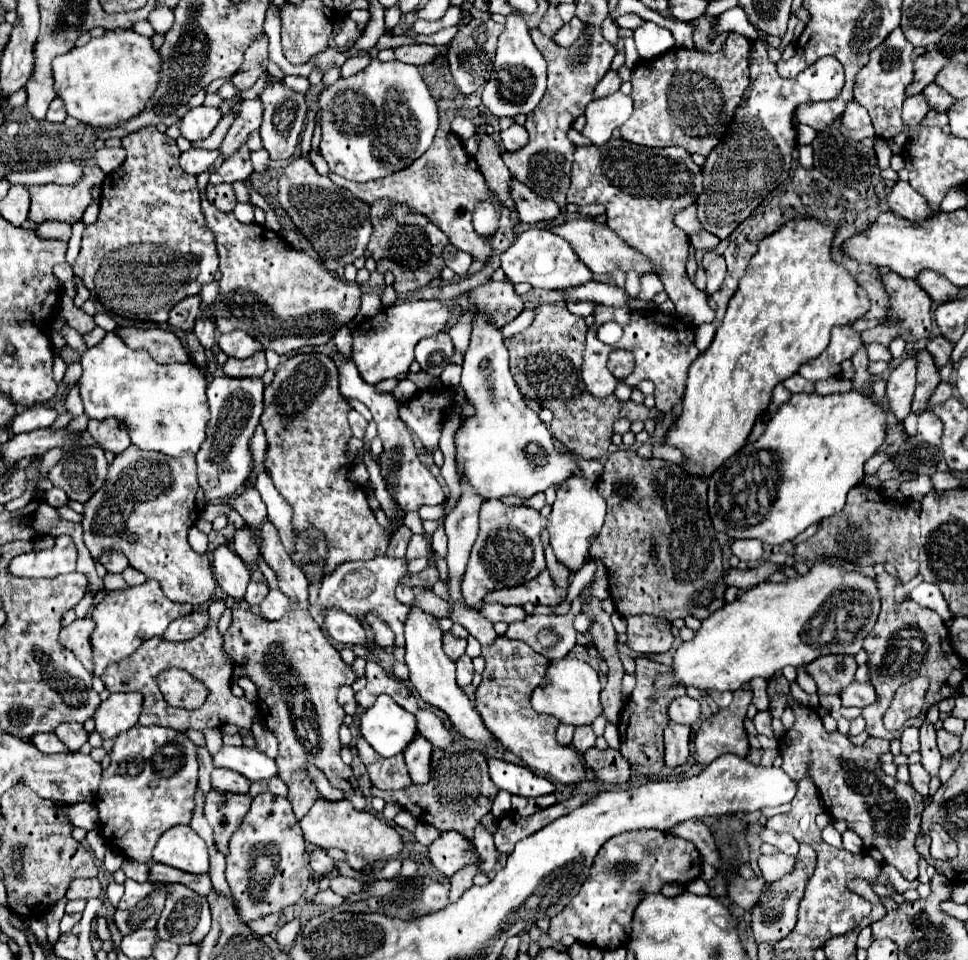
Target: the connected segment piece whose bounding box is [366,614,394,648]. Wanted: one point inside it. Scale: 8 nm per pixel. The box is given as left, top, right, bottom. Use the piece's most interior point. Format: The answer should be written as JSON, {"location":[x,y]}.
{"location":[383,637]}

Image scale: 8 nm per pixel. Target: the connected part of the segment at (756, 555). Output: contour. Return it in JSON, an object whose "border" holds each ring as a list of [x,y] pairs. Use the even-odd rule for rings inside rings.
{"border":[[[732,540],[730,550],[742,562],[758,562],[762,558],[762,542],[760,540]]]}

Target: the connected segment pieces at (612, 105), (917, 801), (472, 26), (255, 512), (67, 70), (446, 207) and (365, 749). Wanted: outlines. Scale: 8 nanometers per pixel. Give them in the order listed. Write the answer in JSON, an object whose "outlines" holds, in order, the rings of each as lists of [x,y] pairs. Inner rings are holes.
{"outlines":[[[[614,92],[604,98],[596,98],[586,106],[586,126],[582,134],[592,140],[594,146],[602,146],[610,140],[612,130],[622,126],[632,114],[632,98]]],[[[784,676],[772,678],[768,684],[770,700],[778,694],[786,696],[786,708],[792,708],[796,716],[794,726],[778,742],[778,750],[784,760],[782,770],[796,782],[810,774],[820,790],[828,814],[836,820],[846,820],[848,828],[862,838],[864,852],[870,854],[878,864],[894,866],[906,880],[916,880],[920,856],[914,848],[914,840],[920,832],[924,798],[910,784],[898,782],[882,772],[878,756],[888,752],[888,742],[868,738],[864,746],[854,746],[848,736],[840,732],[828,734],[818,712],[792,698],[790,682]]],[[[474,18],[462,30],[458,30],[458,34],[452,38],[450,48],[448,48],[448,64],[450,64],[454,84],[462,94],[472,94],[490,80],[490,74],[494,68],[496,40],[502,34],[502,30],[504,30],[502,24],[496,24],[492,20],[484,22],[484,20]]],[[[246,488],[246,492],[238,498],[230,498],[226,500],[226,504],[236,506],[236,510],[240,512],[240,516],[246,520],[246,524],[250,528],[260,528],[266,522],[266,506],[258,494],[256,488]]],[[[110,30],[100,38],[92,38],[86,46],[72,48],[70,52],[54,60],[54,90],[64,100],[68,116],[76,118],[78,122],[94,128],[118,126],[144,110],[148,98],[158,88],[160,68],[162,68],[162,56],[154,48],[150,38],[140,36],[134,30]]],[[[438,130],[432,146],[424,152],[422,158],[414,160],[410,164],[410,168],[404,168],[390,176],[384,176],[384,178],[378,178],[378,180],[372,180],[366,184],[350,182],[346,178],[340,178],[334,172],[330,172],[328,178],[334,184],[350,190],[356,198],[360,198],[368,204],[372,204],[380,198],[388,198],[396,204],[408,204],[416,212],[428,216],[428,220],[434,222],[458,250],[468,252],[474,260],[486,262],[492,256],[492,240],[482,240],[474,232],[472,212],[474,212],[474,204],[478,200],[494,200],[494,196],[490,196],[490,190],[486,188],[486,180],[484,180],[482,172],[478,172],[476,160],[466,154],[460,138],[454,136],[452,132]]],[[[358,740],[356,750],[360,754],[360,760],[368,768],[370,780],[376,788],[400,790],[412,784],[404,764],[404,756],[392,756],[392,758],[378,756],[378,752],[374,752],[374,748],[366,740]]]]}

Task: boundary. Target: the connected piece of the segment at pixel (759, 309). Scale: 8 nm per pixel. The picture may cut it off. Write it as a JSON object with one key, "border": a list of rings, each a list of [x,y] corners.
{"border":[[[792,218],[790,222],[782,224],[772,236],[766,236],[760,244],[758,244],[758,252],[752,256],[744,276],[740,278],[740,284],[738,284],[738,290],[736,294],[730,298],[730,304],[728,304],[728,310],[726,310],[726,316],[722,320],[722,324],[718,326],[716,334],[714,334],[714,340],[712,344],[692,362],[690,370],[688,370],[688,384],[686,384],[686,394],[684,394],[684,400],[682,400],[682,414],[680,418],[672,424],[672,428],[668,430],[668,438],[666,438],[666,444],[682,450],[684,458],[686,458],[686,464],[684,468],[694,474],[694,476],[710,476],[710,472],[714,472],[714,468],[720,468],[724,460],[728,460],[734,452],[738,452],[748,434],[752,432],[752,426],[756,422],[756,418],[768,408],[770,404],[770,398],[772,398],[772,390],[776,384],[784,382],[786,378],[790,378],[792,374],[798,372],[800,364],[818,356],[826,346],[828,346],[828,340],[830,340],[830,330],[832,326],[836,324],[850,324],[850,322],[856,322],[858,318],[862,318],[868,308],[870,308],[870,298],[866,294],[866,290],[862,290],[862,286],[856,282],[856,278],[840,264],[836,264],[832,260],[832,240],[834,240],[834,234],[838,230],[838,224],[836,222],[820,222],[816,218]]]}

